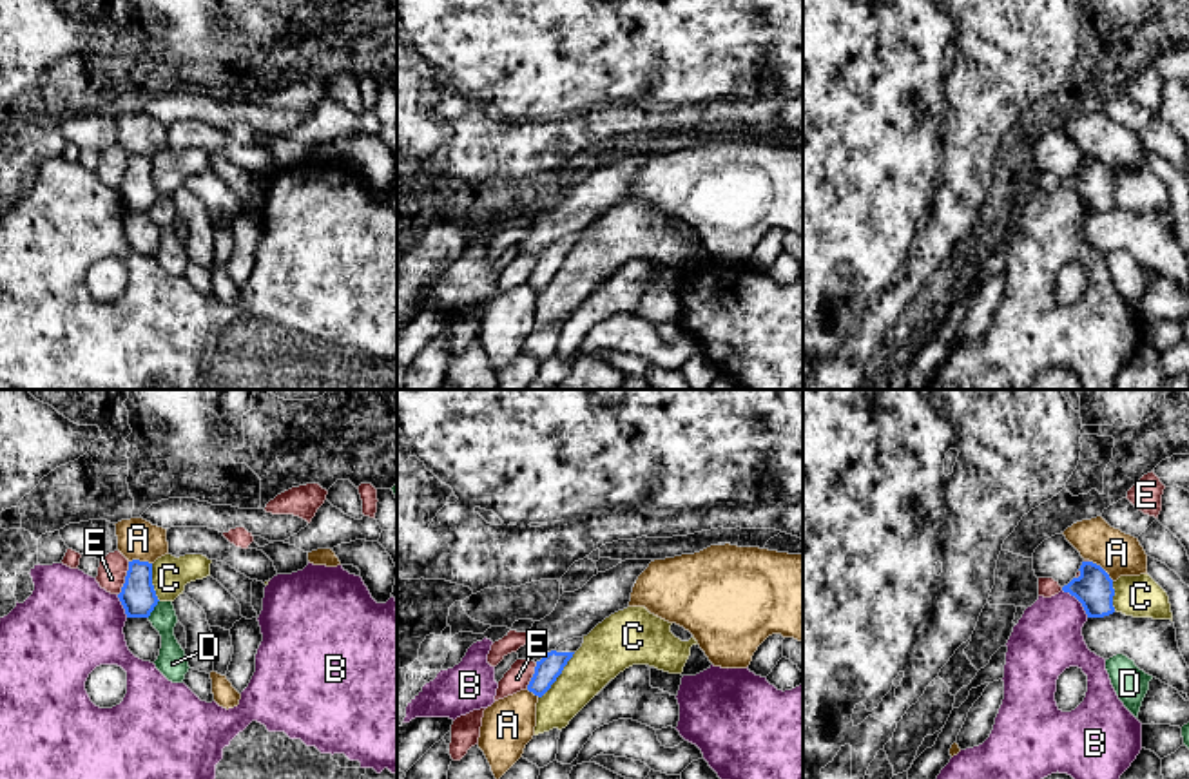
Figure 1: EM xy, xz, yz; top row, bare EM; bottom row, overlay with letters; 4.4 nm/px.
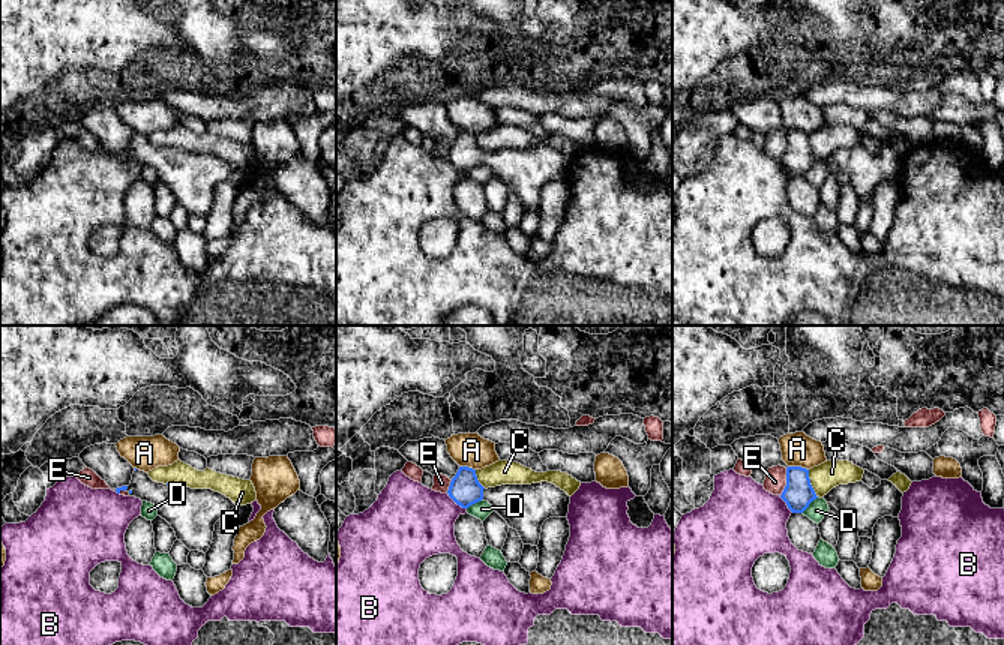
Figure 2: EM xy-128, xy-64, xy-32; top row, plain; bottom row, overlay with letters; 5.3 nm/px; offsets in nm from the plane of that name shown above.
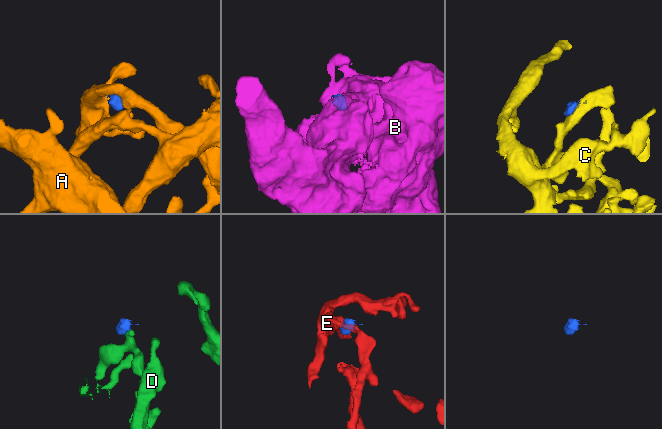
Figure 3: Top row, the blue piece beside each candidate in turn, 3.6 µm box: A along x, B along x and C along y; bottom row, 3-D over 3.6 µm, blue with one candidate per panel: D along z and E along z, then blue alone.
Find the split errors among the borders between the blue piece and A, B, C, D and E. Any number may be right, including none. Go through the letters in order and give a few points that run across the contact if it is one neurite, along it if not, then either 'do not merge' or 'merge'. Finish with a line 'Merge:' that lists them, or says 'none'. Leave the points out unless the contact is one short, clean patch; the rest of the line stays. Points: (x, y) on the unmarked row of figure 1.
A: yz (1090, 154), (1113, 174) | do not merge
B: yz (1063, 183), (1081, 198), (1088, 211) | do not merge
C: xz (575, 247), (557, 274), (539, 292) | do not merge
D: xy (158, 194), (147, 211) | do not merge
E: xy (129, 156), (125, 176), (118, 189) | do not merge
Merge: none

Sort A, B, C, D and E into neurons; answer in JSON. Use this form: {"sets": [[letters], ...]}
{"sets": [["A"], ["B"], ["C"], ["D"], ["E"]]}

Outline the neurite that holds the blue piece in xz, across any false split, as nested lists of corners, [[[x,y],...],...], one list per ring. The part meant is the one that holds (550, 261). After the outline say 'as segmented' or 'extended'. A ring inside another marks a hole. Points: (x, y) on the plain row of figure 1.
[[[573,232],[560,237],[555,245],[547,246],[540,255],[536,255],[535,268],[527,279],[527,284],[542,292],[556,272],[562,268],[567,255],[582,241],[582,232]]] | extended

